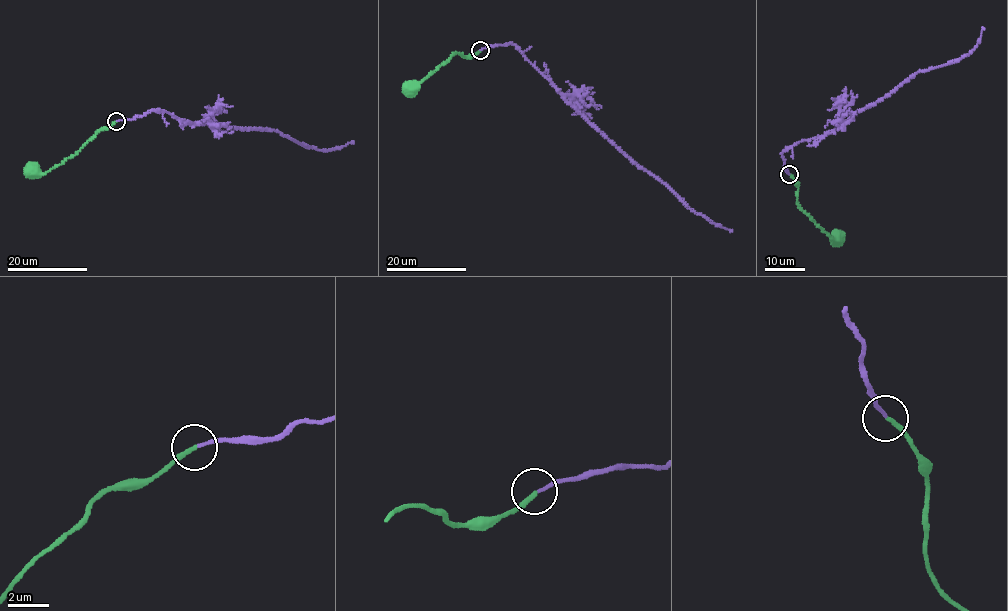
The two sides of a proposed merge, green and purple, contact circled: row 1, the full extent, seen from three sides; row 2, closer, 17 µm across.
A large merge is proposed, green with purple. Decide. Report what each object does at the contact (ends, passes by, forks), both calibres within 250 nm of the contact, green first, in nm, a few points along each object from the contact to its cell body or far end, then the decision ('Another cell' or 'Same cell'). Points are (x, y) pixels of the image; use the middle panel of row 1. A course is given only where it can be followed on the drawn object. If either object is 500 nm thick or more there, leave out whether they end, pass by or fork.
At the ring green ends. At the ring purple ends. Thickness 200 nm (green) against 140 nm. Course of green: (479, 50), (464, 56), (457, 52), (411, 89). Course of purple: (480, 50), (514, 44), (623, 152), (659, 178), (694, 211), (732, 231). Same cell

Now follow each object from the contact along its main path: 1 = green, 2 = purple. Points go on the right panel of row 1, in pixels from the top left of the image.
1: (789, 175), (797, 188), (796, 200), (801, 209), (831, 239), (837, 237)
2: (789, 174), (782, 152), (839, 128), (856, 112), (890, 95), (914, 74), (957, 60), (977, 44), (983, 27)

